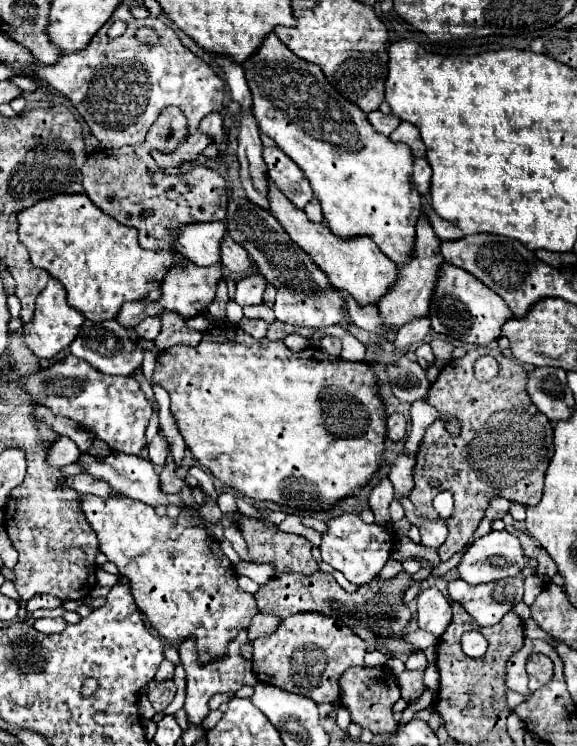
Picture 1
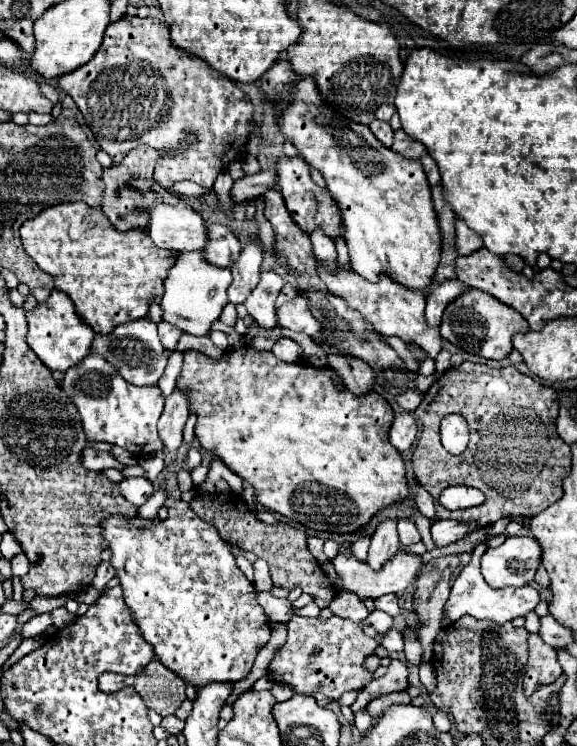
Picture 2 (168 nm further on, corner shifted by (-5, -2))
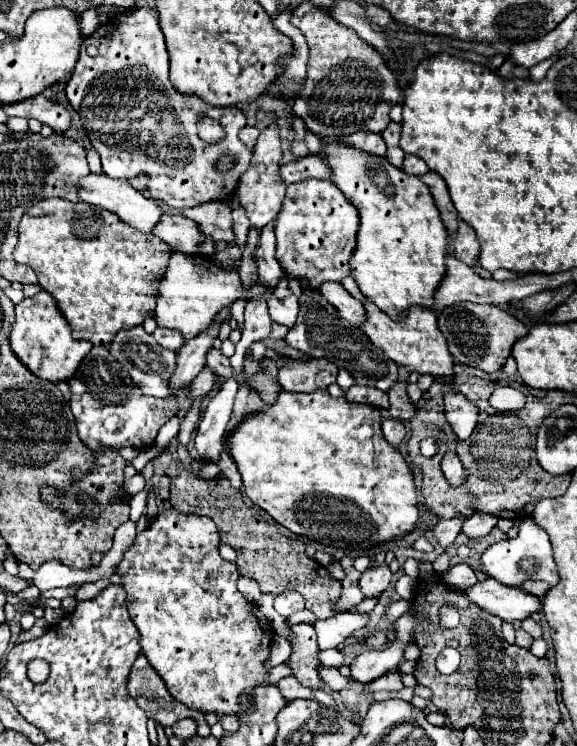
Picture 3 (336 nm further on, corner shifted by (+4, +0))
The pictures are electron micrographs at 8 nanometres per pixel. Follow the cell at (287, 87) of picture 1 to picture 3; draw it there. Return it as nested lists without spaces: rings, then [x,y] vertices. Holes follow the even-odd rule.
[[[324,141],[322,157],[332,165],[332,183],[358,207],[360,211],[360,231],[358,245],[350,261],[352,277],[356,279],[364,297],[368,297],[380,311],[384,311],[390,319],[404,319],[408,309],[418,305],[432,309],[432,297],[436,295],[436,285],[444,279],[444,261],[448,255],[448,231],[440,221],[440,213],[428,193],[428,187],[422,185],[418,177],[406,175],[402,169],[396,169],[386,159],[374,157],[370,153],[362,153],[340,141],[328,143]]]

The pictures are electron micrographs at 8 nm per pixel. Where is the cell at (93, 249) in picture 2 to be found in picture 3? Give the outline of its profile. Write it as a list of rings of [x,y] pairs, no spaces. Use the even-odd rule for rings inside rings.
[[[42,199],[36,205],[32,205],[20,219],[18,233],[20,239],[14,249],[14,259],[36,271],[40,287],[54,297],[60,313],[66,317],[68,325],[72,327],[74,339],[84,339],[90,341],[92,345],[110,345],[112,337],[116,337],[118,331],[132,329],[136,325],[142,325],[148,317],[154,317],[152,309],[156,307],[158,285],[162,281],[164,269],[168,265],[168,257],[172,253],[172,247],[160,241],[156,235],[140,233],[130,225],[124,225],[124,221],[116,217],[116,213],[108,213],[100,207],[70,203],[62,199]],[[76,219],[100,223],[98,233],[90,231],[84,233],[88,237],[76,237],[72,227]]]

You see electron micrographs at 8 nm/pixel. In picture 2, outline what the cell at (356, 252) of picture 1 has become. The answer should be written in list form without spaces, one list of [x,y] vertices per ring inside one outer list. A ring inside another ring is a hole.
[[[317,259],[317,273],[321,275],[321,281],[329,287],[329,291],[337,297],[341,297],[351,309],[359,311],[365,323],[373,325],[373,331],[383,335],[397,335],[405,343],[417,343],[423,347],[427,357],[435,359],[441,351],[441,335],[439,329],[429,329],[425,325],[425,295],[423,291],[413,291],[407,287],[401,287],[401,283],[389,279],[389,275],[379,275],[375,283],[367,281],[365,277],[357,275],[351,267],[343,267],[341,263],[335,263],[335,269],[327,267],[325,261]]]

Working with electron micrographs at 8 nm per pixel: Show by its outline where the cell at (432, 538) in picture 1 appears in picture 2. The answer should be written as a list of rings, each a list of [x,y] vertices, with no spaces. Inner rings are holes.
[[[433,521],[431,537],[435,547],[447,547],[449,543],[455,543],[469,535],[469,529],[459,521]]]

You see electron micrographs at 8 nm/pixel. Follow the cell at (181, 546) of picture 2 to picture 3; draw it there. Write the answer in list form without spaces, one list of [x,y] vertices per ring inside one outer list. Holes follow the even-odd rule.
[[[164,509],[148,529],[136,535],[134,545],[124,553],[116,573],[122,577],[122,587],[128,593],[128,613],[140,631],[142,653],[162,677],[166,689],[188,709],[224,717],[244,713],[240,697],[246,697],[250,709],[254,709],[250,693],[260,685],[268,685],[268,669],[264,669],[264,663],[270,657],[274,631],[258,605],[248,603],[236,589],[236,565],[220,557],[218,543],[220,535],[210,517]]]

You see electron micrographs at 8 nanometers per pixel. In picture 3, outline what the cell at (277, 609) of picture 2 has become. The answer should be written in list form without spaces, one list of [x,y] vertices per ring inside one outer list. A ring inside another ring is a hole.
[[[286,591],[282,595],[278,595],[274,599],[274,609],[280,613],[280,615],[292,615],[296,611],[302,611],[305,609],[305,600],[300,593],[296,591]]]

